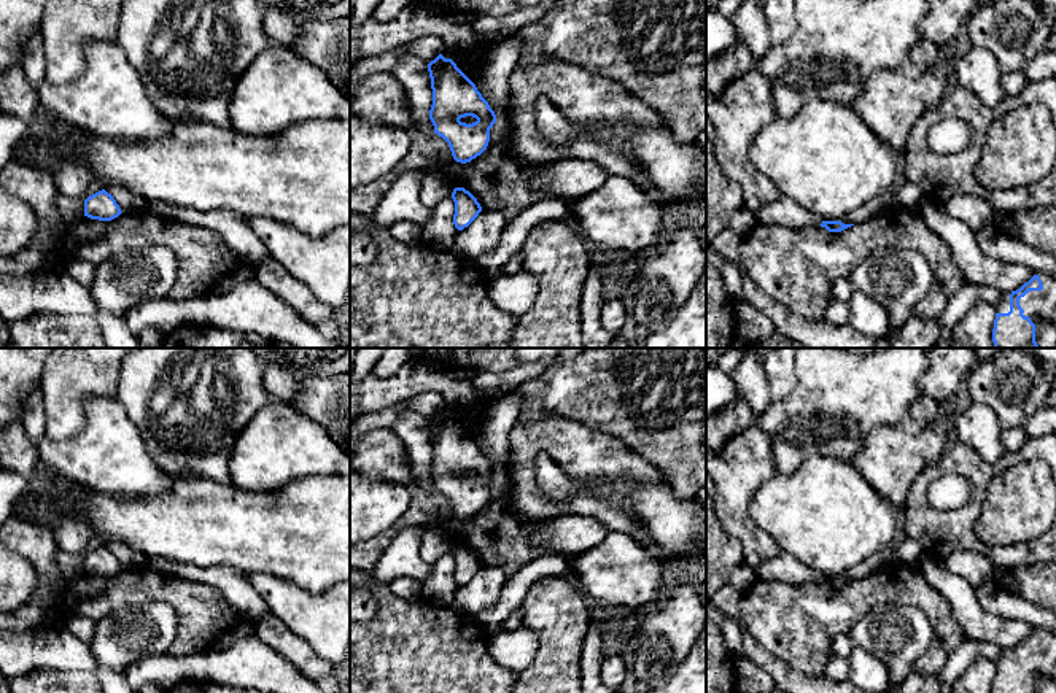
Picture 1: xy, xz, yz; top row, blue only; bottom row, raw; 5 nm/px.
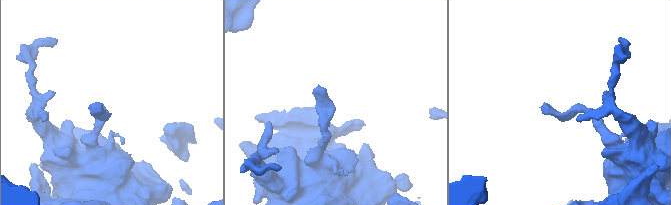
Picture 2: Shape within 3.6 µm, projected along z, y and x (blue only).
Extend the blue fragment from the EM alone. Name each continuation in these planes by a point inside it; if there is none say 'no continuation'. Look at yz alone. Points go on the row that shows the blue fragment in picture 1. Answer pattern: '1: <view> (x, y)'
1: yz (1037, 304)

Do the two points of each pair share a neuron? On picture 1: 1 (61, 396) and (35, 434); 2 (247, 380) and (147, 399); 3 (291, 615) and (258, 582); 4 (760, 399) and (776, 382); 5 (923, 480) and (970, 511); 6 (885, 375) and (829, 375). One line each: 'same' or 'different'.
1: different
2: same
3: same
4: different
5: same
6: same

